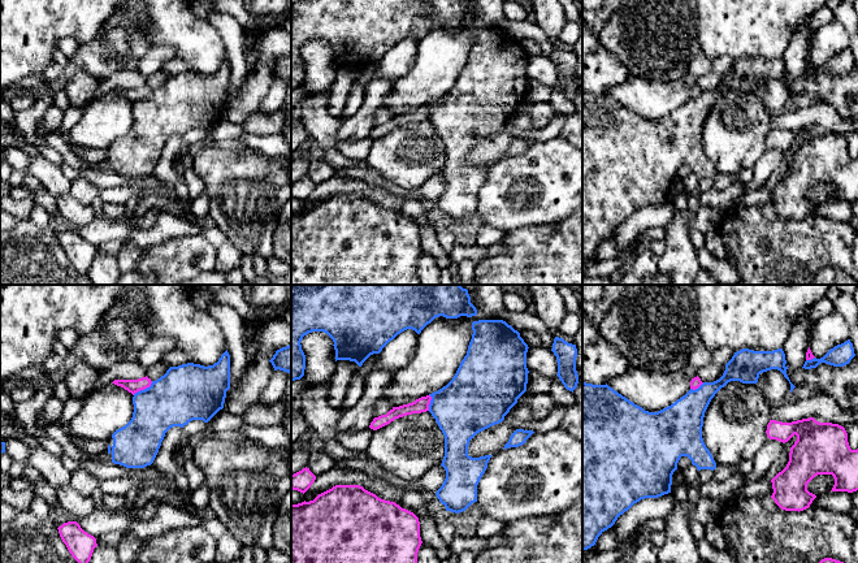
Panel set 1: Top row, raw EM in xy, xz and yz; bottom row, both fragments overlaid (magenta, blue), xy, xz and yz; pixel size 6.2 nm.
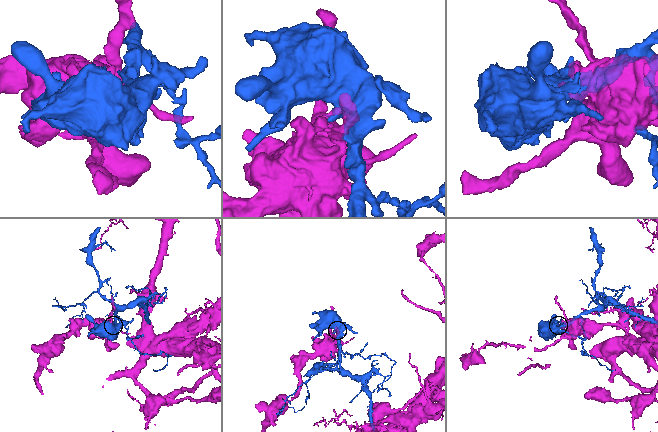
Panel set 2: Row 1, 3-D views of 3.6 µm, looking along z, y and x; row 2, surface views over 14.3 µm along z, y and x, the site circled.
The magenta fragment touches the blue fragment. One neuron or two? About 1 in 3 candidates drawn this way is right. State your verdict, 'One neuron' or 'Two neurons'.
One neuron

